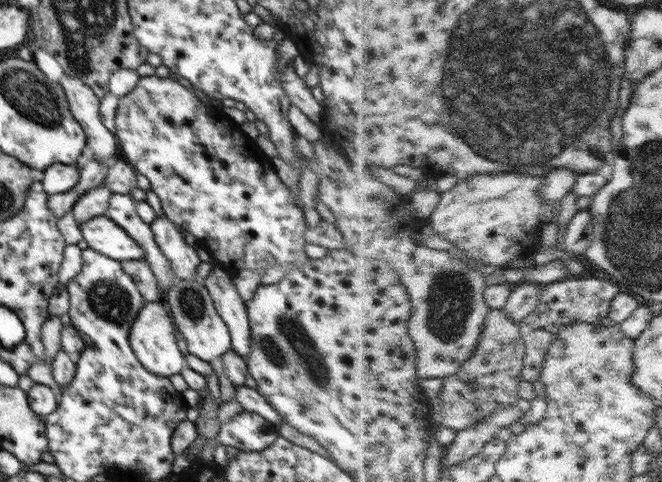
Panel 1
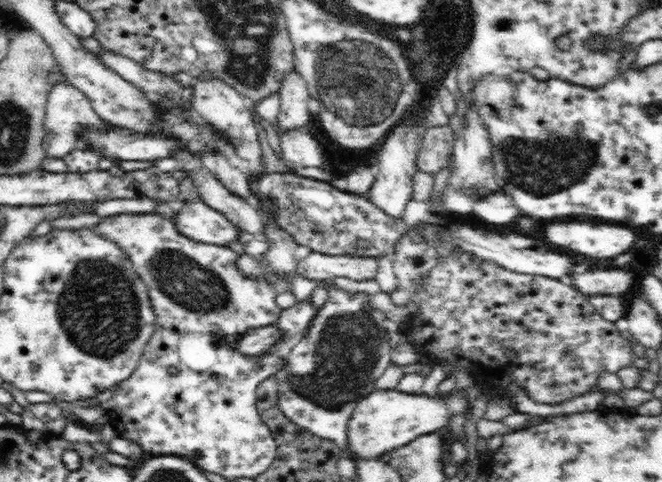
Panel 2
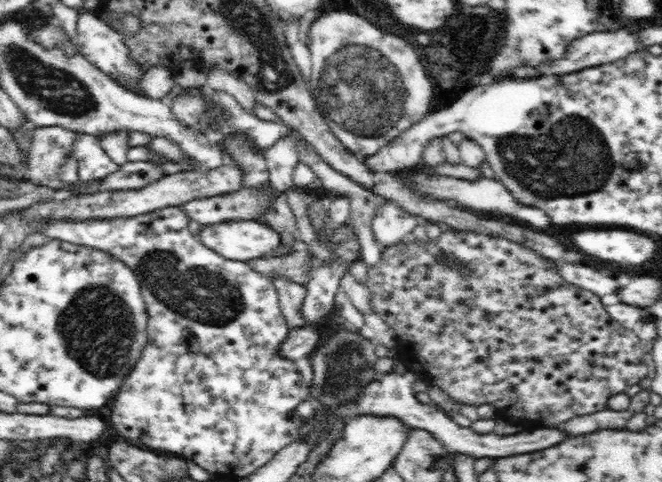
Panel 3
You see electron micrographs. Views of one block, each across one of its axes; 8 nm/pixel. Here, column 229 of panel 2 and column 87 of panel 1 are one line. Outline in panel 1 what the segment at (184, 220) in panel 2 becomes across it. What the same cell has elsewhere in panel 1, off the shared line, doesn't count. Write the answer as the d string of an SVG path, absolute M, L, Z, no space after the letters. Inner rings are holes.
M98 216L78 225L88 248L117 261L144 259L144 250L110 218Z

